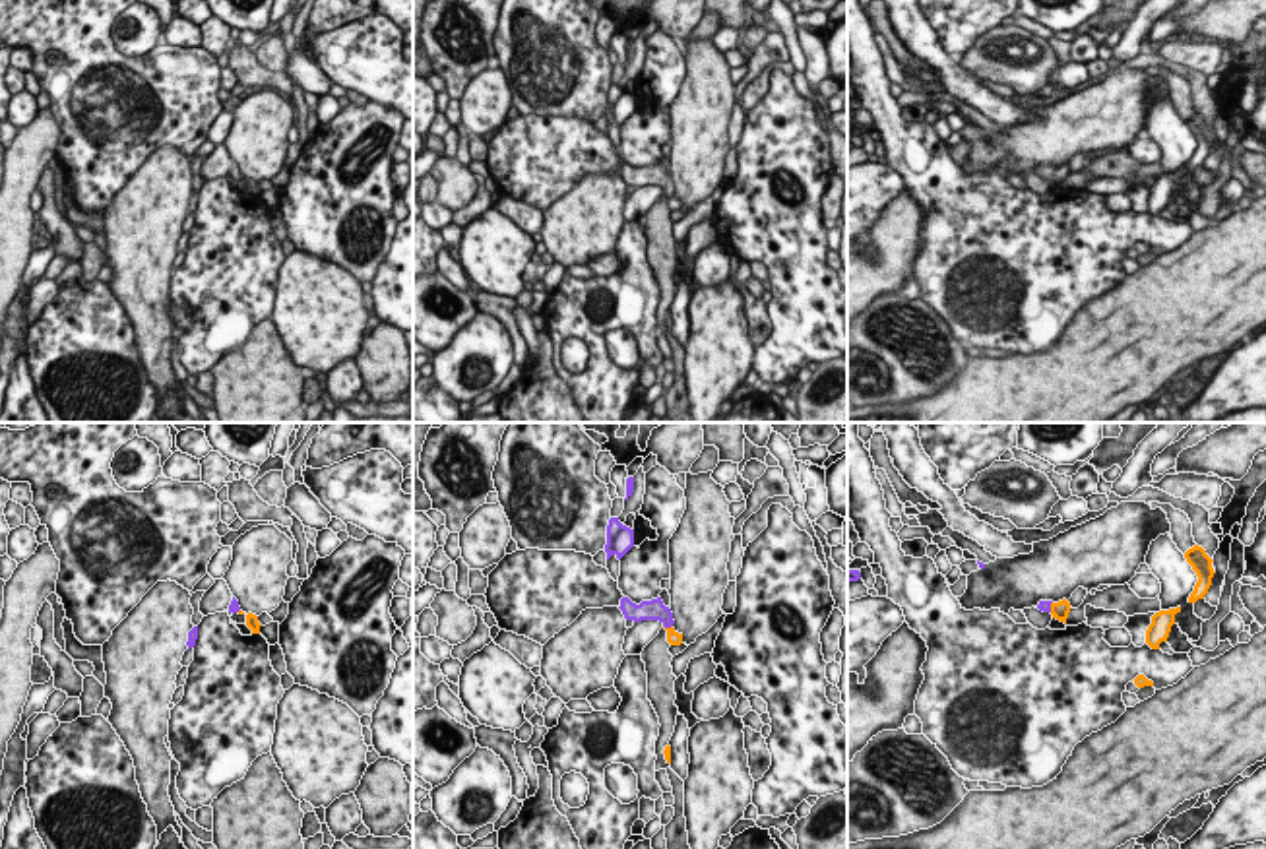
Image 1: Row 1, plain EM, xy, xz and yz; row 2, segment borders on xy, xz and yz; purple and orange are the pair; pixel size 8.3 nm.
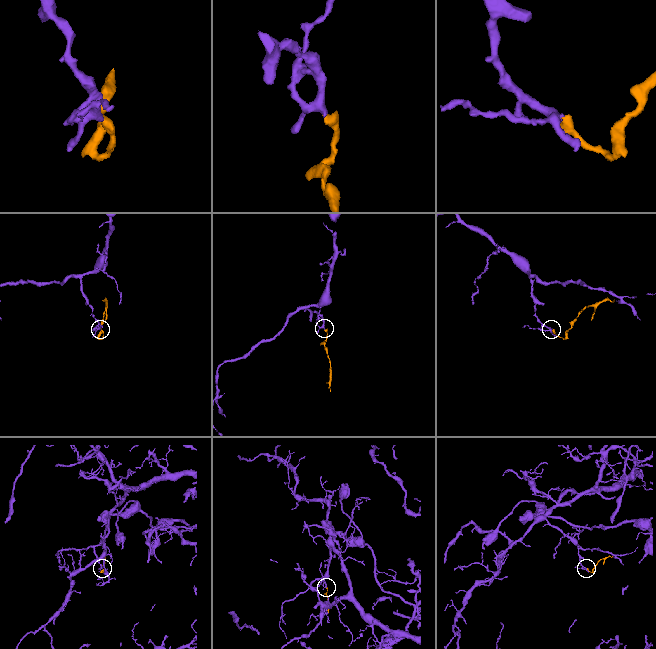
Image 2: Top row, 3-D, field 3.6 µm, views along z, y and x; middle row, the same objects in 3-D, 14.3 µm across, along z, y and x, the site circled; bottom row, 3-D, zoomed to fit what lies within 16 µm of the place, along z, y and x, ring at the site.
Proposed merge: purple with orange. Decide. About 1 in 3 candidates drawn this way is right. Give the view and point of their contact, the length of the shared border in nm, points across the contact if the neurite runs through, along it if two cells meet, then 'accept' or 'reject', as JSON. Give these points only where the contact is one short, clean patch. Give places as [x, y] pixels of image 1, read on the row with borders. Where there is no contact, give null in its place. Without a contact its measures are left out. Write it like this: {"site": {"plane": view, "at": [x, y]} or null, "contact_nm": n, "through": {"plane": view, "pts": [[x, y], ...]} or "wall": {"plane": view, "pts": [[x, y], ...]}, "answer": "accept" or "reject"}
{"site": {"plane": "xz", "at": [667, 627]}, "contact_nm": 80, "through": {"plane": "xz", "pts": [[654, 609], [667, 627], [673, 638]]}, "answer": "accept"}

